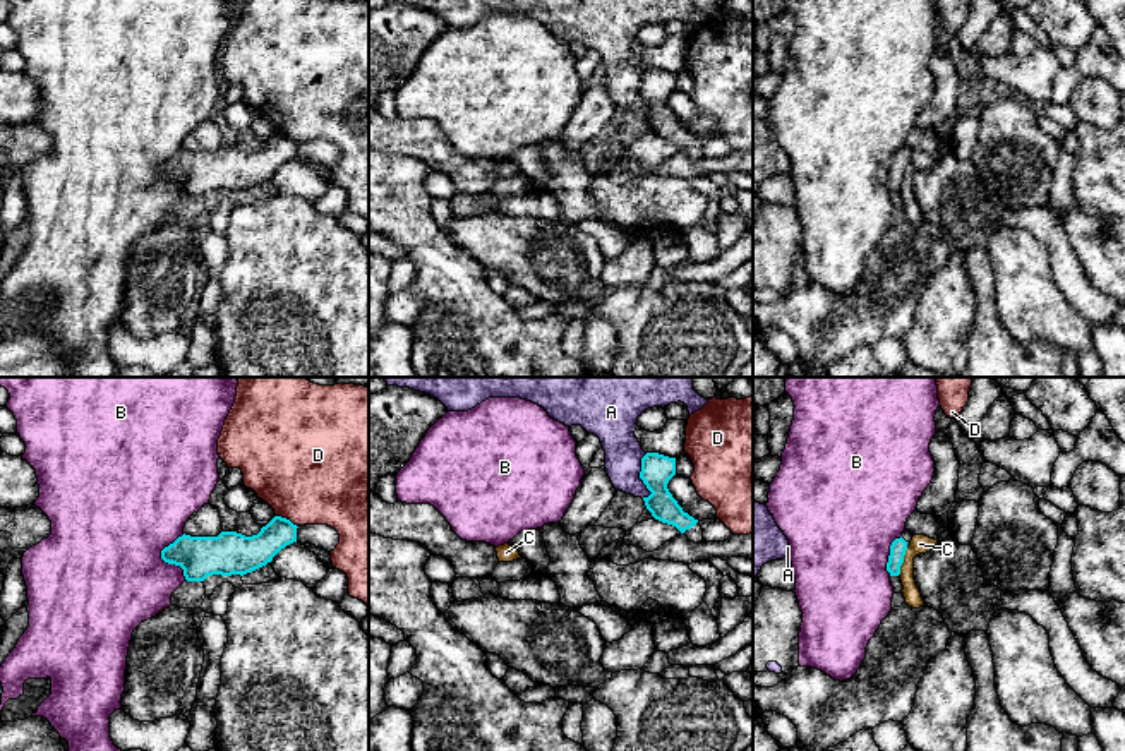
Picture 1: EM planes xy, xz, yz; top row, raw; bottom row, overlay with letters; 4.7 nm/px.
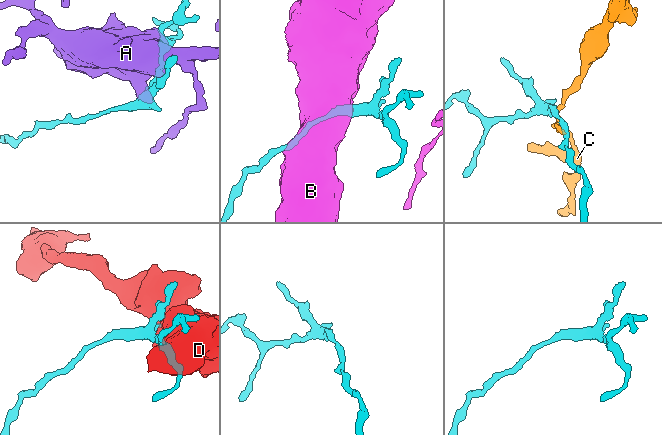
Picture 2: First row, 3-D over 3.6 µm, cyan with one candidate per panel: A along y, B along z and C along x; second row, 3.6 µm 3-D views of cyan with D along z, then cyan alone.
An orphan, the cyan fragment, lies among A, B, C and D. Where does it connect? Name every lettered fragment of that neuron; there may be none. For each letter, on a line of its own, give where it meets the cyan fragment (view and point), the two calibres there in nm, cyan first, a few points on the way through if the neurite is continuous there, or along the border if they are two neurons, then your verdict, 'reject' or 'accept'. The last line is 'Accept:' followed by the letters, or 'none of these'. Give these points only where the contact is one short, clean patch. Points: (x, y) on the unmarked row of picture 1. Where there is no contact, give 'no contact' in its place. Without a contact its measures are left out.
A: xz (640, 93) | 150/180 nm | reject
B: xy (163, 175) | 190/480 nm | reject
C: yz (902, 177) | 80/90 nm | reject
D: xy (287, 136) | 170/480 nm | reject
Accept: none of these

